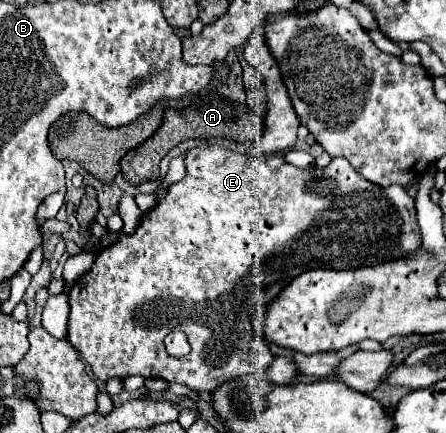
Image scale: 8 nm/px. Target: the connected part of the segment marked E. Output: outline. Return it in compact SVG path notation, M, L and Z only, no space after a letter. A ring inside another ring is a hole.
M200 146L186 152L186 176L172 184L168 190L168 196L158 202L150 212L144 214L140 226L134 230L134 234L120 238L110 248L104 248L98 252L94 266L88 274L84 274L78 282L74 282L70 290L70 322L68 322L68 340L74 344L74 348L80 352L80 356L90 364L92 372L100 380L108 380L110 376L116 376L124 380L126 376L138 374L144 378L162 378L168 382L186 384L194 392L214 392L224 382L248 376L248 374L262 374L274 360L268 342L260 332L256 332L254 320L256 314L262 314L272 300L302 272L306 270L358 270L368 266L378 266L384 262L404 260L418 252L422 246L422 236L416 220L416 208L414 198L410 198L404 190L404 186L390 186L382 188L376 184L370 184L366 178L358 176L358 172L350 166L348 160L334 158L326 168L296 168L292 164L284 164L278 170L272 170L266 166L264 160L258 160L254 156L244 156L238 152L224 150L220 146ZM172 330L182 330L188 336L188 342L192 346L190 354L184 358L172 358L164 350L164 338Z

